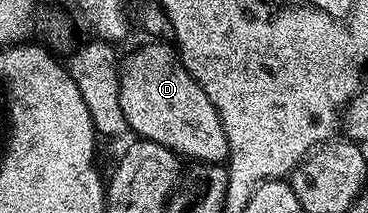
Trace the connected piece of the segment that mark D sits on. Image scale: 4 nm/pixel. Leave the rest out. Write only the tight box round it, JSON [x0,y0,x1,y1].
[118,40,230,164]

